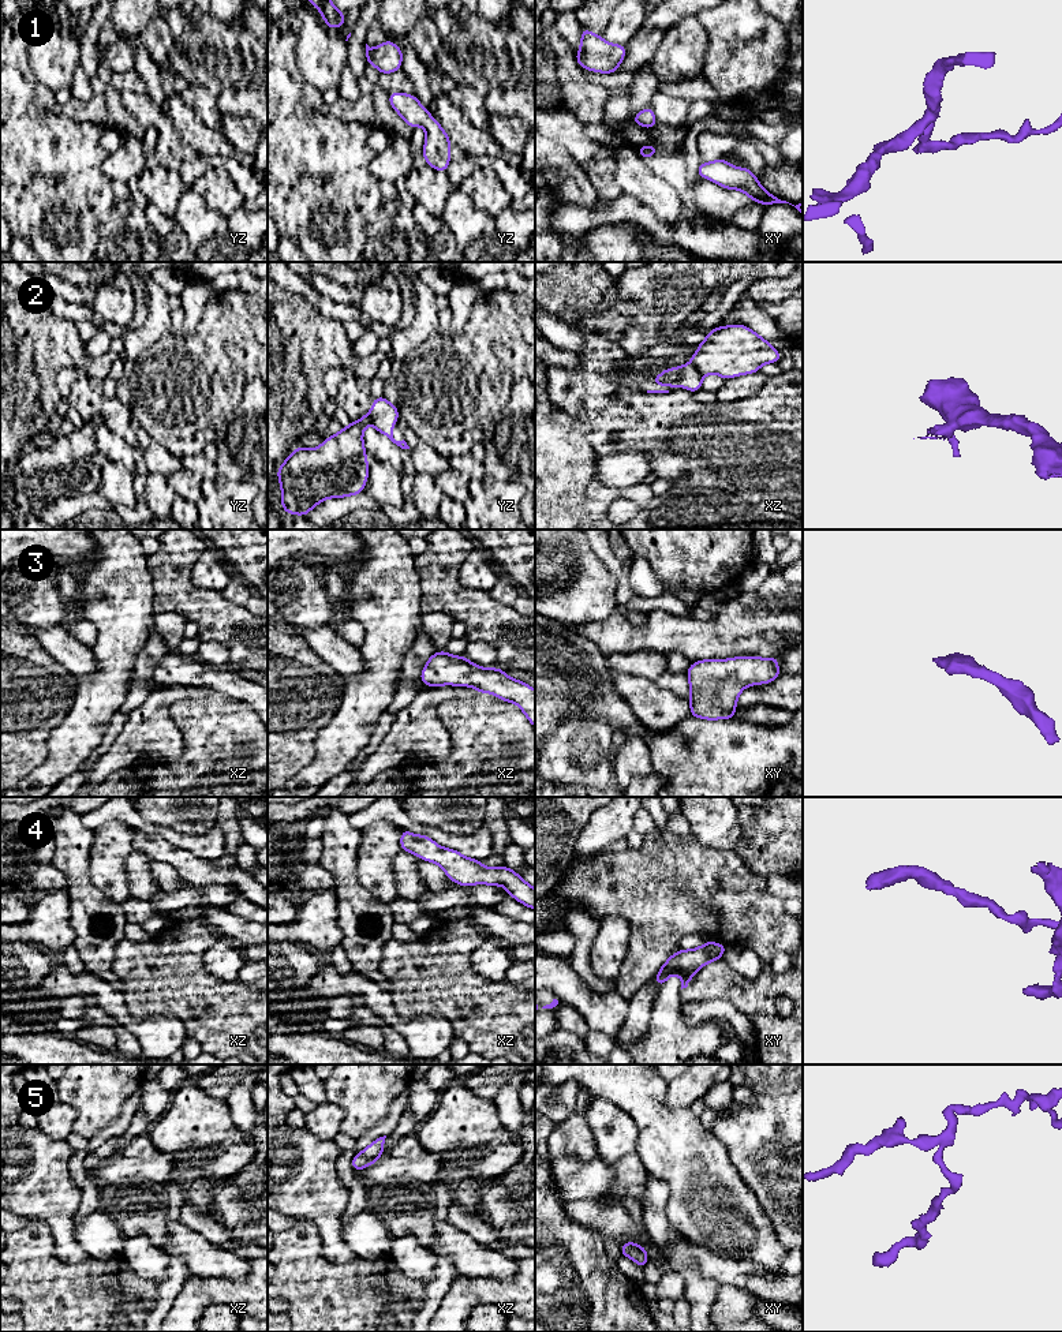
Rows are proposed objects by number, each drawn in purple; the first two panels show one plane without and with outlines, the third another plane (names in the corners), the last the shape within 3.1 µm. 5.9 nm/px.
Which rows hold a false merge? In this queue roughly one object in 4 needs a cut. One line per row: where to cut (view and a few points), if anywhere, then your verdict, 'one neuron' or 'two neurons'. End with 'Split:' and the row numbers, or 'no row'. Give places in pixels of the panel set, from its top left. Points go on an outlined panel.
1: cut none; one neuron
2: cut xz (691, 362), (703, 375); two neurons
3: cut none; one neuron
4: cut none; one neuron
5: cut none; one neuron
Split: 2

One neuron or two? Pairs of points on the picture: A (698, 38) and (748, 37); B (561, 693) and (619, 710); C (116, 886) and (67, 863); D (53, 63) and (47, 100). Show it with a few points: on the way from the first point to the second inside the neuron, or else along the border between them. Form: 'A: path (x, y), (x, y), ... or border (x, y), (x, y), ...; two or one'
A: border (695, 17), (707, 36), (703, 70); two
B: path (575, 693), (589, 693), (605, 703); one
C: border (92, 842), (89, 878), (109, 898); two
D: border (29, 63), (33, 75), (53, 93); two

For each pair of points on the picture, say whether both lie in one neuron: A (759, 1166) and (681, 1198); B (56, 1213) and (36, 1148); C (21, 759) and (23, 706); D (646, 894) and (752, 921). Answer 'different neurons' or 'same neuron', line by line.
A: different neurons
B: same neuron
C: same neuron
D: same neuron

